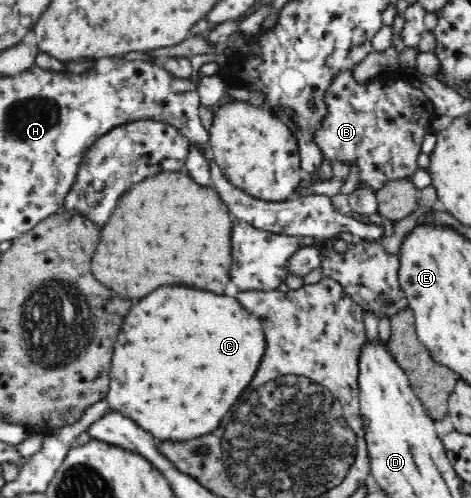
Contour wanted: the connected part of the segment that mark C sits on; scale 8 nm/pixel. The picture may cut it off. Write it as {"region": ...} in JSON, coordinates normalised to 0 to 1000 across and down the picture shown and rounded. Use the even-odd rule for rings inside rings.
{"region":[[[340,574],[289,606],[242,687],[236,767],[223,797],[231,819],[278,839],[327,880],[416,880],[463,859],[471,835],[539,759],[565,703],[558,655],[493,594],[403,574]]]}

